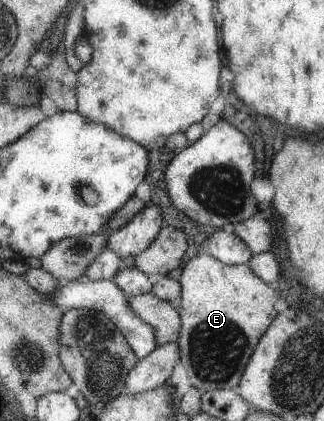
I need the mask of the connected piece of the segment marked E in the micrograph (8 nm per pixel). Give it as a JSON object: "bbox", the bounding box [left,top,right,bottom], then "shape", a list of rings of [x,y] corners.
{"bbox":[178,254,280,395],"shape":[[[207,254],[190,259],[183,267],[178,281],[182,287],[182,303],[179,306],[181,334],[178,344],[188,380],[201,395],[214,390],[237,389],[261,337],[265,336],[277,318],[275,303],[280,297],[279,289],[271,287],[253,273],[249,264],[225,265]]]}

